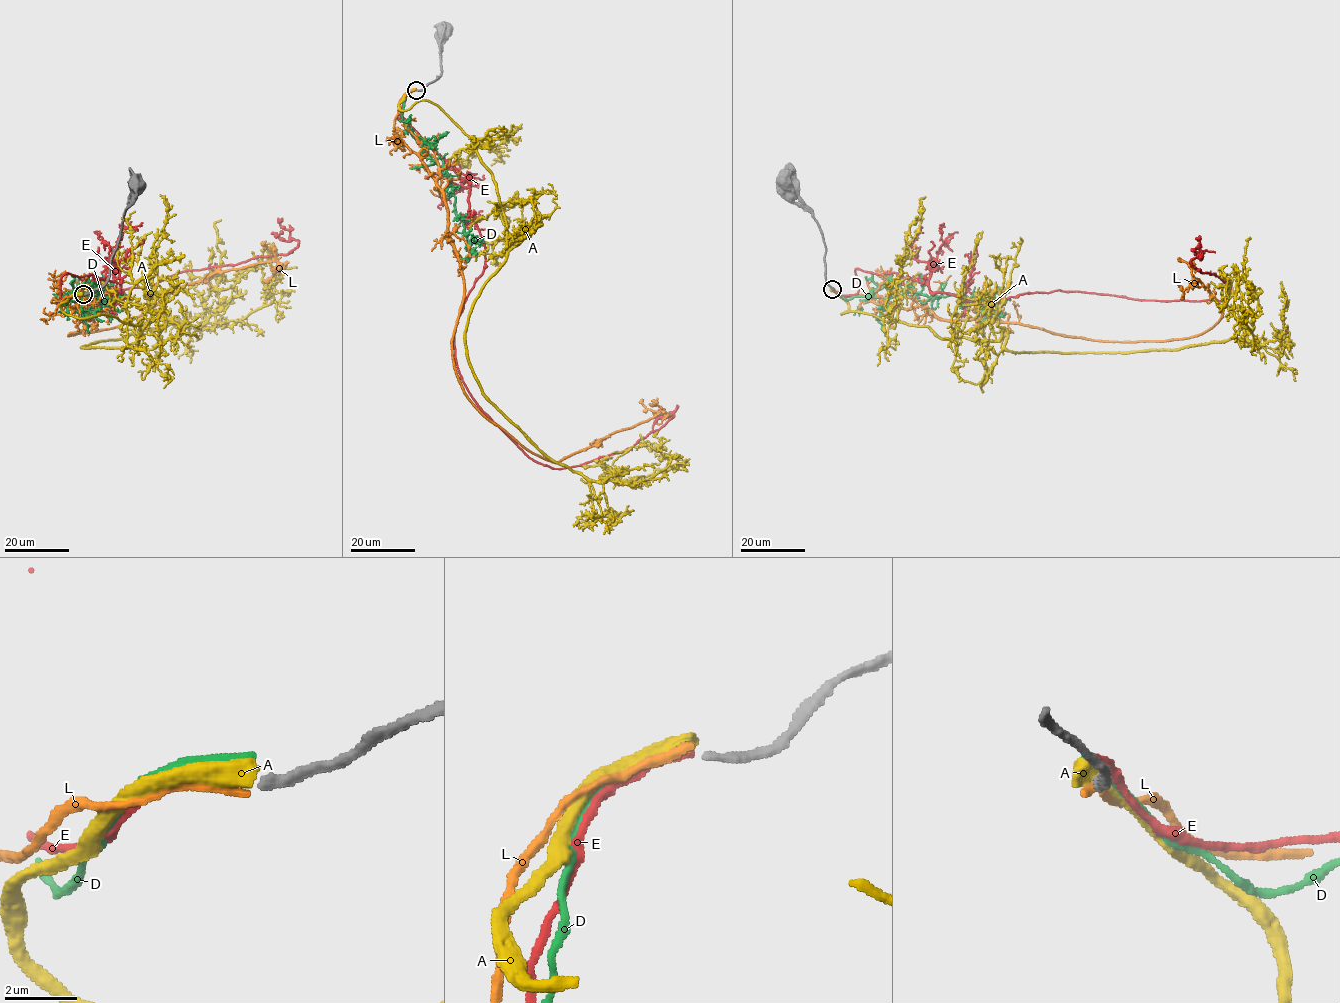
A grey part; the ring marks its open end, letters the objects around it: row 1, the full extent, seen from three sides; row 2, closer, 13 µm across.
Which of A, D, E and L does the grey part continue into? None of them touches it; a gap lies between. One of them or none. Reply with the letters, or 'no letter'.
no letter

